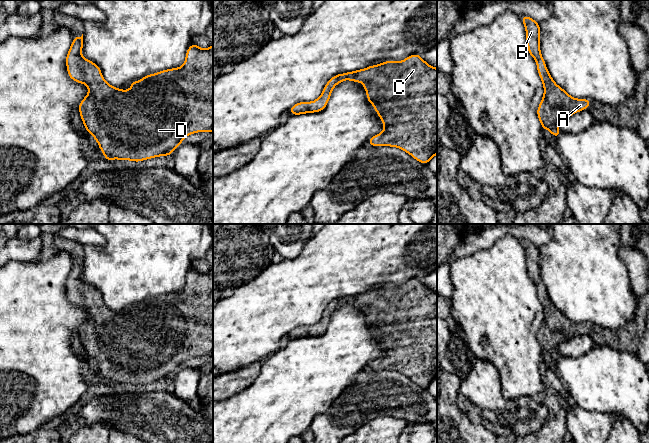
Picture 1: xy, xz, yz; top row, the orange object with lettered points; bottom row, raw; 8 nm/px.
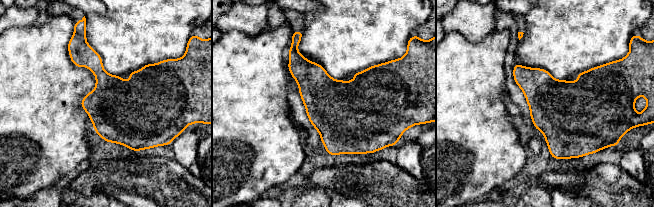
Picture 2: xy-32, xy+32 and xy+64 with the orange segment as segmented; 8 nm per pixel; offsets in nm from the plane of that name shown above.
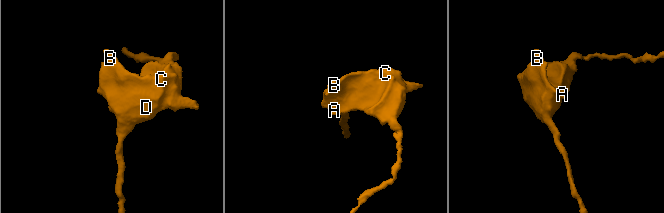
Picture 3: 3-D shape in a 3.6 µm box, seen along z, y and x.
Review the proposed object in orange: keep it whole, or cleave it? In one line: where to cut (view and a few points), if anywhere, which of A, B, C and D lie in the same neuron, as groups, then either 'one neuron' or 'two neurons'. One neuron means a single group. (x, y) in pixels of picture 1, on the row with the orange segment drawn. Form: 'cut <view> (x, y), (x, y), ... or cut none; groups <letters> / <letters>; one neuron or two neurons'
cut none; groups A B C D; one neuron

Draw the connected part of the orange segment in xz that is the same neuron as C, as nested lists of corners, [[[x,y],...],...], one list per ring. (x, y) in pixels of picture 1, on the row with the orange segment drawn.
[[[419,54],[403,61],[393,60],[369,66],[365,69],[333,76],[313,102],[300,102],[289,110],[291,115],[319,112],[325,109],[333,88],[344,80],[364,85],[367,100],[374,106],[385,128],[371,137],[372,146],[398,147],[422,164],[427,164],[437,154],[437,68],[426,63]]]

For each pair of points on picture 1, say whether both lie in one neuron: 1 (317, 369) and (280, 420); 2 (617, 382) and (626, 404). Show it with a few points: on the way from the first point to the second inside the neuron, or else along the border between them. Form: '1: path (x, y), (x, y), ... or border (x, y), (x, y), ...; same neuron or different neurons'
1: path (304, 382), (280, 407); same neuron
2: path (622, 387), (626, 391), (626, 399); same neuron

